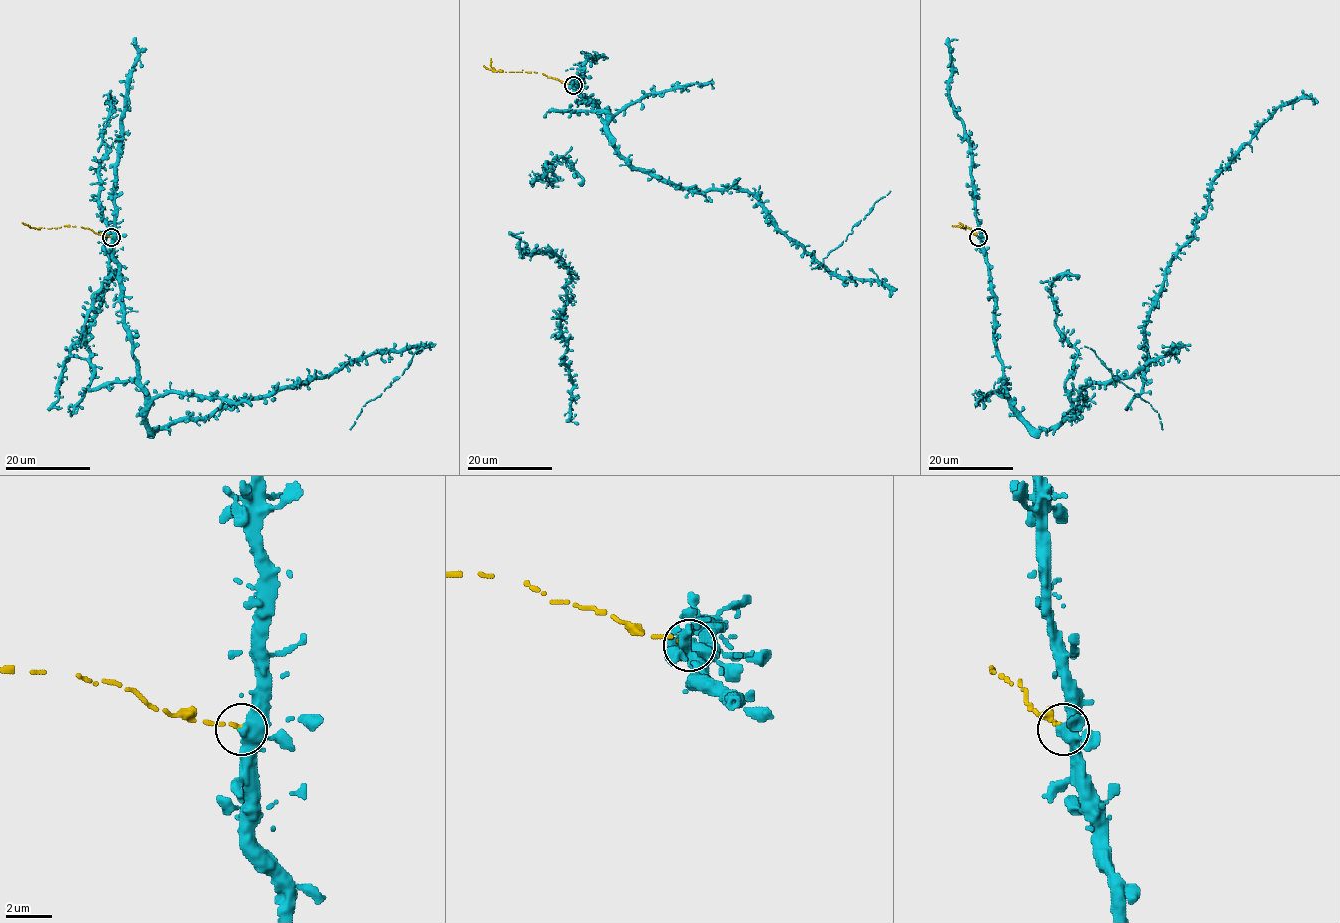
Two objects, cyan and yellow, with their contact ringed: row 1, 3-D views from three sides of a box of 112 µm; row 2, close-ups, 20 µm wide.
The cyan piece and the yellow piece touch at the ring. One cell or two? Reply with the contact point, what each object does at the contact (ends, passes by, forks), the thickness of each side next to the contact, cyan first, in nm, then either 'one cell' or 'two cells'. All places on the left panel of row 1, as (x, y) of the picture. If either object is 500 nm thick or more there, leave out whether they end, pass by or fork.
at (111, 237); cyan passes by; yellow ends there; 440 nm thick on the cyan side, 180 nm on the other; two cells

